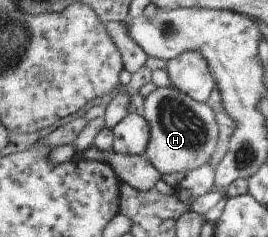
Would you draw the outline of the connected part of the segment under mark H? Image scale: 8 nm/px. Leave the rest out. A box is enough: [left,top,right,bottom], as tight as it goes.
[144,87,221,177]

